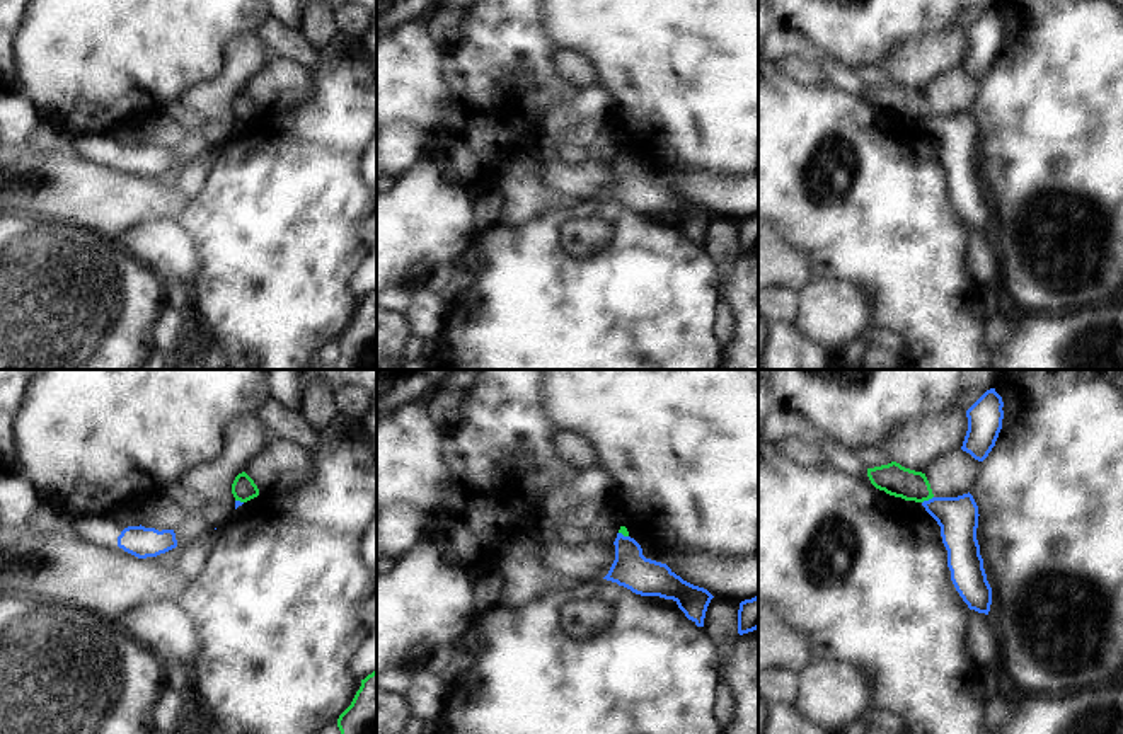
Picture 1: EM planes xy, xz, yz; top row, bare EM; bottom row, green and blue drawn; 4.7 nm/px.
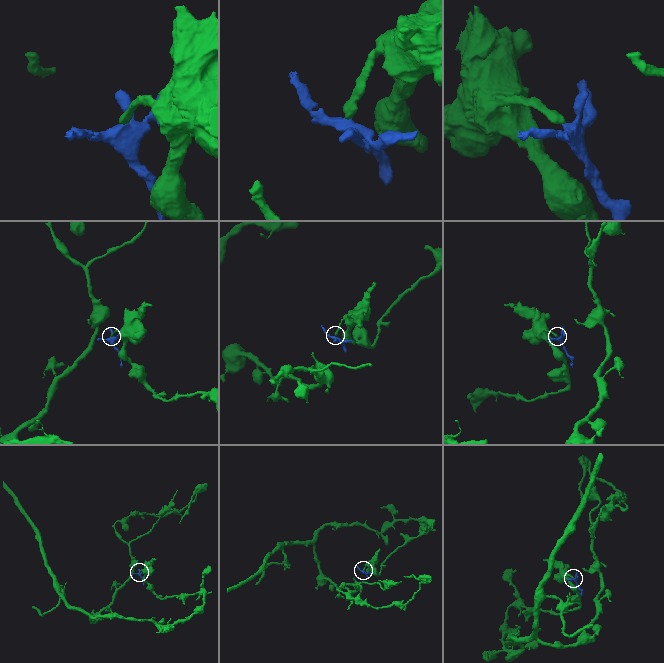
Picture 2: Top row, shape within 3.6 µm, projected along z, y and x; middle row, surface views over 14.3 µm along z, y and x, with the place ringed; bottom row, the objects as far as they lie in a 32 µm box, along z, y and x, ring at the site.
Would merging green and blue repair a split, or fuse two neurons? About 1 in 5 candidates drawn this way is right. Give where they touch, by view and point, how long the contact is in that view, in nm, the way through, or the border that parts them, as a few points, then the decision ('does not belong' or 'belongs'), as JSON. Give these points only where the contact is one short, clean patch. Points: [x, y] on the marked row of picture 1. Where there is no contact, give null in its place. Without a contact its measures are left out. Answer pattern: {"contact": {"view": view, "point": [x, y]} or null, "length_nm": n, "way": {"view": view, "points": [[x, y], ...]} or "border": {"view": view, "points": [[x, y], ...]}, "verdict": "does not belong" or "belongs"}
{"contact": {"view": "yz", "point": [927, 499]}, "length_nm": 70, "border": {"view": "yz", "points": [[932, 496], [922, 503]]}, "verdict": "does not belong"}

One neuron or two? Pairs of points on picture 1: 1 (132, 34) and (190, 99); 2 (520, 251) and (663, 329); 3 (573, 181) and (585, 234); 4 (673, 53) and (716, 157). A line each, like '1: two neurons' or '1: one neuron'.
1: two neurons
2: one neuron
3: two neurons
4: one neuron

